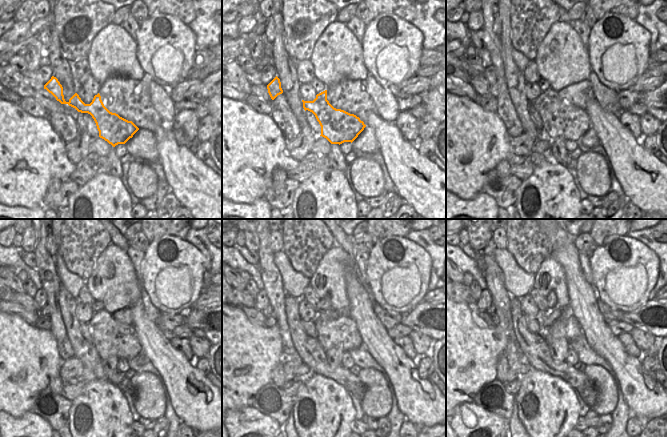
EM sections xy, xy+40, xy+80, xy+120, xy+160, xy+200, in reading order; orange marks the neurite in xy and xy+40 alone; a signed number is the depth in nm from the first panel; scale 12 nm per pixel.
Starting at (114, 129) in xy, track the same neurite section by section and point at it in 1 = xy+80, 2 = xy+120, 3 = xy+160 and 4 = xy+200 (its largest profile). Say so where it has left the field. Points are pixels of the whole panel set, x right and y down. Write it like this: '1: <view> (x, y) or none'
1: xy+80 (561, 119)
2: xy+120 (111, 338)
3: xy+160 (343, 331)
4: xy+200 (566, 326)

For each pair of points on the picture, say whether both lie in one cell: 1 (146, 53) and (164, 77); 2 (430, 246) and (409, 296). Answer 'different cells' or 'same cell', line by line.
1: same cell
2: different cells

